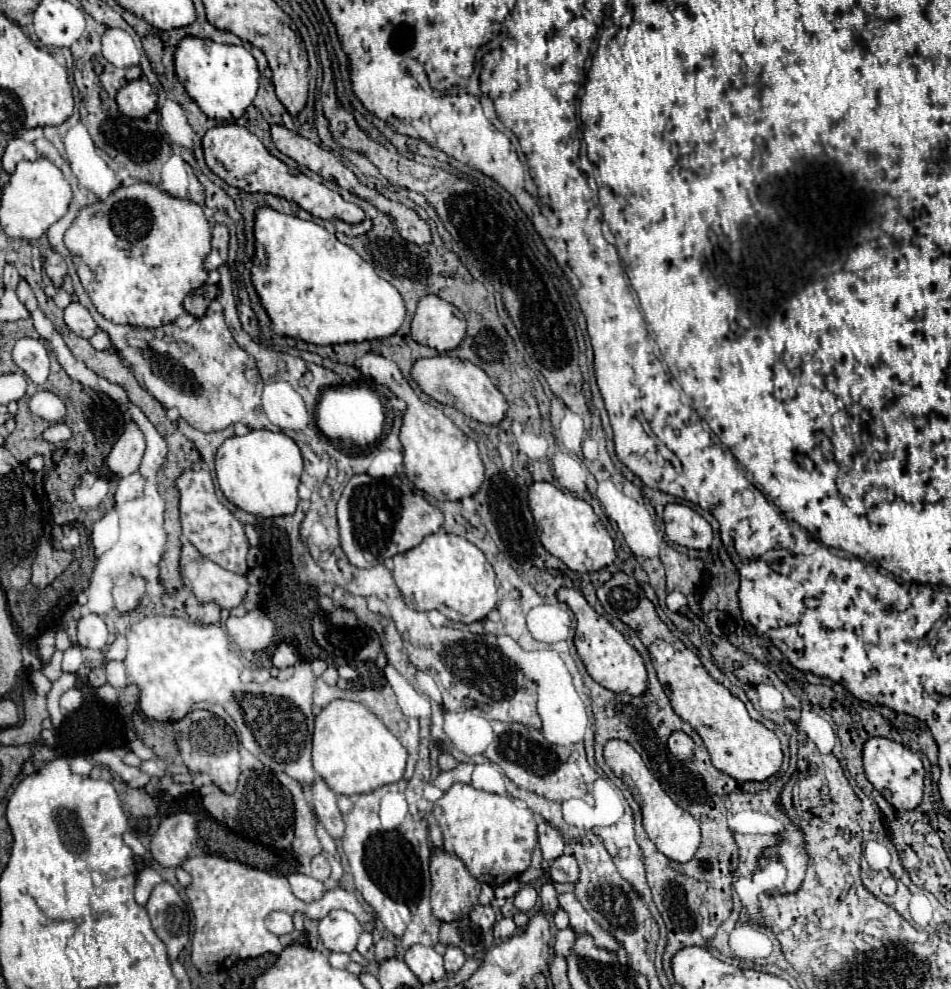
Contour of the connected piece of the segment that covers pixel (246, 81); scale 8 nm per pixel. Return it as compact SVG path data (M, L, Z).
M185 36L175 48L175 76L197 102L197 106L213 120L231 120L243 116L259 88L259 70L255 58L243 46L217 44L195 36Z

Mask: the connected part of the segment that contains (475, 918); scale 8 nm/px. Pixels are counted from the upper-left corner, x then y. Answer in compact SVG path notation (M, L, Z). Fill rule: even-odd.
M477 904L477 906L471 910L469 918L471 918L473 924L481 926L483 930L489 930L489 928L493 928L493 924L495 924L495 910L493 910L491 906L481 906L481 904Z

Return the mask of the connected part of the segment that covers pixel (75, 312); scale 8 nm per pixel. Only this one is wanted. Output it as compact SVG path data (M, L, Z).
M71 302L65 308L65 324L69 326L71 332L75 332L81 338L91 338L97 332L97 324L93 322L87 308L81 306L79 302Z

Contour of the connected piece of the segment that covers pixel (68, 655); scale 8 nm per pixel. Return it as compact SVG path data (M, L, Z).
M71 646L71 648L63 654L63 672L77 672L81 664L83 664L81 650L75 648L75 646Z

